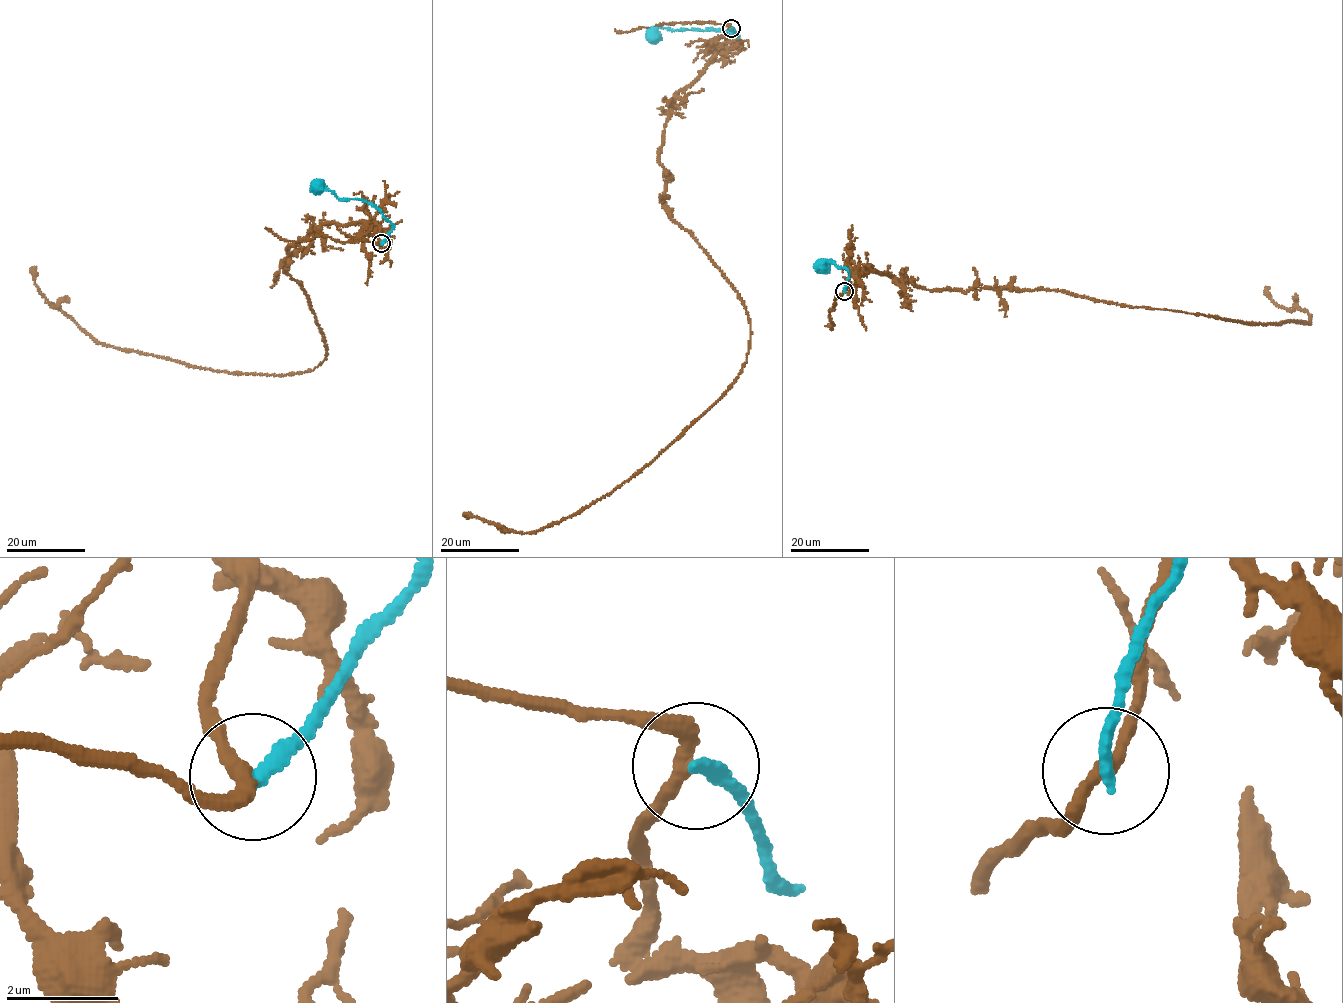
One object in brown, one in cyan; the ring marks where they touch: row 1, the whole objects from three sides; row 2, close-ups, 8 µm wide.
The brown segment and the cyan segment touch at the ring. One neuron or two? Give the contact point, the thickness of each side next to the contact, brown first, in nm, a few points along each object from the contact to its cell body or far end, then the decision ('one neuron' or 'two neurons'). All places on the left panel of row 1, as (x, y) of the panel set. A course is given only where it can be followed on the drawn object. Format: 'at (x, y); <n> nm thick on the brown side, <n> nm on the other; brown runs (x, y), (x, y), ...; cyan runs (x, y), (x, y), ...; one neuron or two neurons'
at (381, 243); 240 nm thick on the brown side, 240 nm on the other; brown runs (381, 243), (373, 221), (325, 224), (287, 251), (327, 348), (283, 376), (102, 344), (47, 303), (33, 267); cyan runs (381, 243), (393, 226), (377, 208), (362, 200), (337, 198), (330, 190), (319, 186); two neurons

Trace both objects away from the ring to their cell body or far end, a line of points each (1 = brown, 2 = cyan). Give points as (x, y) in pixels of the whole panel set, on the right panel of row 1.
1: (844, 291), (854, 269), (926, 290), (1043, 289), (1251, 325), (1309, 323), (1308, 312), (1272, 301), (1266, 287)
2: (844, 291), (850, 275), (846, 269), (828, 261), (824, 270), (816, 269), (820, 266)

